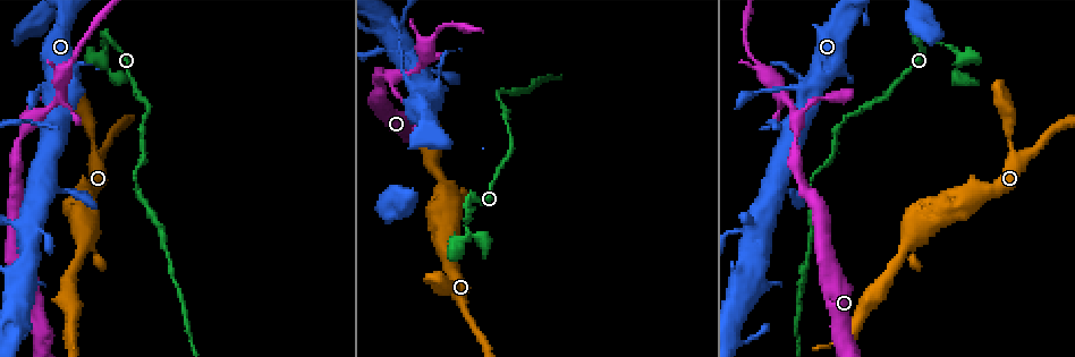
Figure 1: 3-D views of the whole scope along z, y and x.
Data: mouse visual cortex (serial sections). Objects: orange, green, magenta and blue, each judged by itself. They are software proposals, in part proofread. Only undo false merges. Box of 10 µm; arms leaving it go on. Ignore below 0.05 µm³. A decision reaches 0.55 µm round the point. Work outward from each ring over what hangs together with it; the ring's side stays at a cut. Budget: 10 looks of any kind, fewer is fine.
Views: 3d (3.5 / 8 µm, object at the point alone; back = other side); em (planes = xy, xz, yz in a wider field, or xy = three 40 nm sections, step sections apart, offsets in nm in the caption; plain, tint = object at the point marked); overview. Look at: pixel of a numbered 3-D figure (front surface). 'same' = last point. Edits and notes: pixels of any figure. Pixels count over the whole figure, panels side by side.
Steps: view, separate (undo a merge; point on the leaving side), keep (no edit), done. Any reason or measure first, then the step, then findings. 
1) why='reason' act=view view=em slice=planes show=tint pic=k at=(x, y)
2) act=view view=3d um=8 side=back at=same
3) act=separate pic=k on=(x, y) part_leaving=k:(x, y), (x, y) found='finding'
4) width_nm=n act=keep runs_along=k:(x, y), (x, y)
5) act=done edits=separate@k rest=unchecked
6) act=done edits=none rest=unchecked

why='calibre changes' act=view view=3d um=8 pic=1 at=(782, 93)

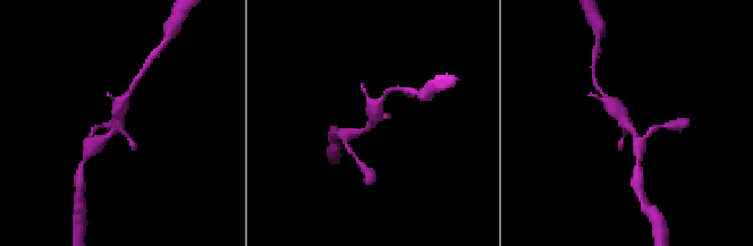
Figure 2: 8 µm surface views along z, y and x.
why='closer look' act=view view=3d um=3.5 side=back at=same

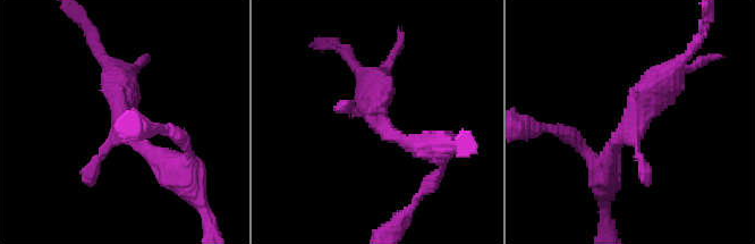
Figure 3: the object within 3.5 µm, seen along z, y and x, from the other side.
act=view view=em slice=xy step=1 show=tint pic=3 at=(638, 115)

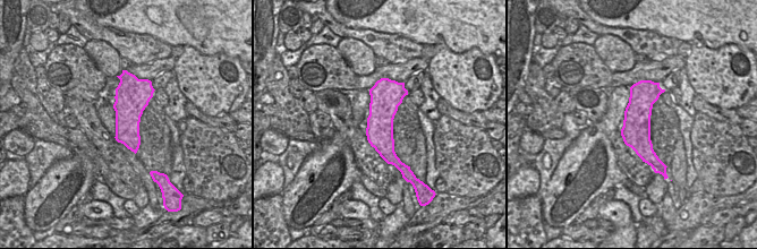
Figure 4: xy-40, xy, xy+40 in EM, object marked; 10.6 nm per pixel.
width_nm=320 act=keep runs_along=4:(383, 80), (383, 144), (400, 166) found='all the same cell'

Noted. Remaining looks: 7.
why='abrupt turn' act=view view=3d um=3.5 pic=1 at=(962, 56)

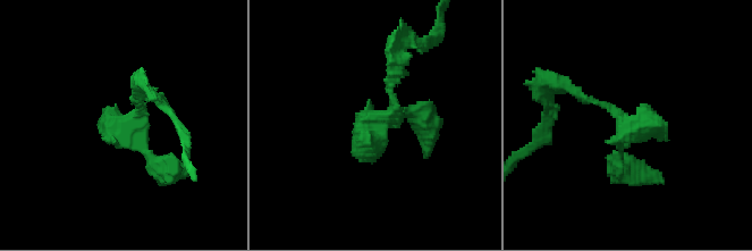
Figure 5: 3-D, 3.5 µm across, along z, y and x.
act=view view=em slice=xy step=2 show=tint pic=5 at=(386, 120)

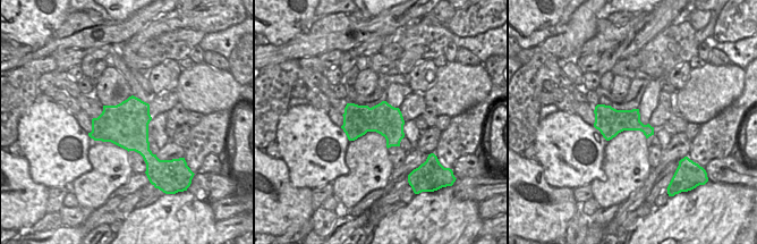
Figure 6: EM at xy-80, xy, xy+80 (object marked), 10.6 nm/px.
width_nm=320 act=separate pic=5 on=(179, 175) part_leaving=5:(146, 153), (171, 170), (175, 182) found='a second cell is stuck on'

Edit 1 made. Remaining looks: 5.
why='sudden change in width' act=view view=3d um=3.5 side=back pic=1 at=(912, 234)

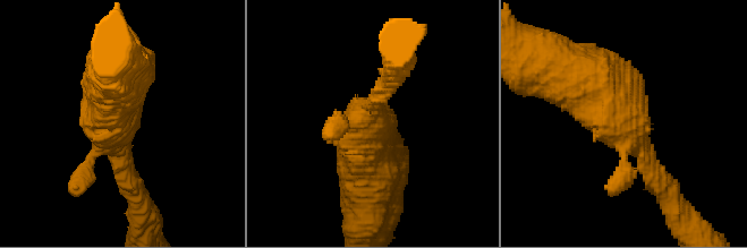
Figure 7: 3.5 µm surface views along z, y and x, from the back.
act=view view=em slice=xy step=2 show=tint pic=7 at=(111, 123)

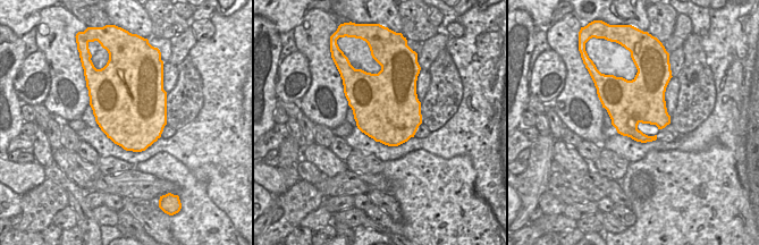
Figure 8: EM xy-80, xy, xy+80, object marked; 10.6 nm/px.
width_nm=700 act=keep runs_along=7:(548, 80), (611, 104), (648, 168) found='one cell here'

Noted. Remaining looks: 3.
why='looks like a crossing' act=view view=3d um=8 pic=1 at=(755, 224)

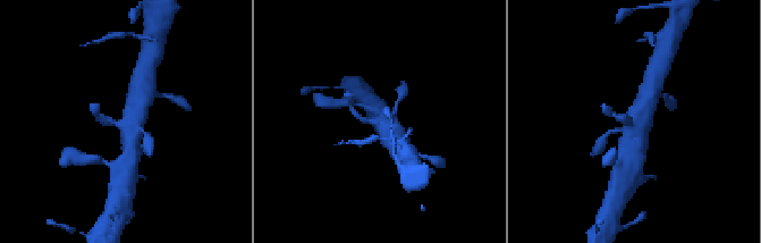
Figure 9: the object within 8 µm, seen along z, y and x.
why='closer look' act=view view=3d um=3.5 at=same

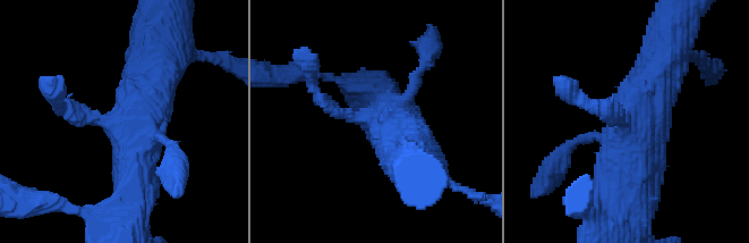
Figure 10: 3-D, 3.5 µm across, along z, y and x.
act=view view=em slice=xy step=5 show=tint pic=10 at=(624, 124)

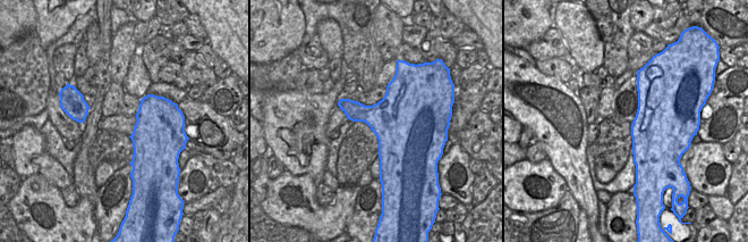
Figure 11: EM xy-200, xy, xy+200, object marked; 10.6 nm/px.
act=keep runs_along=10:(647, 94), (621, 143), (606, 234) found='one cell here'

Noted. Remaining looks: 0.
act=done edits=separate@5 rest=unchecked

